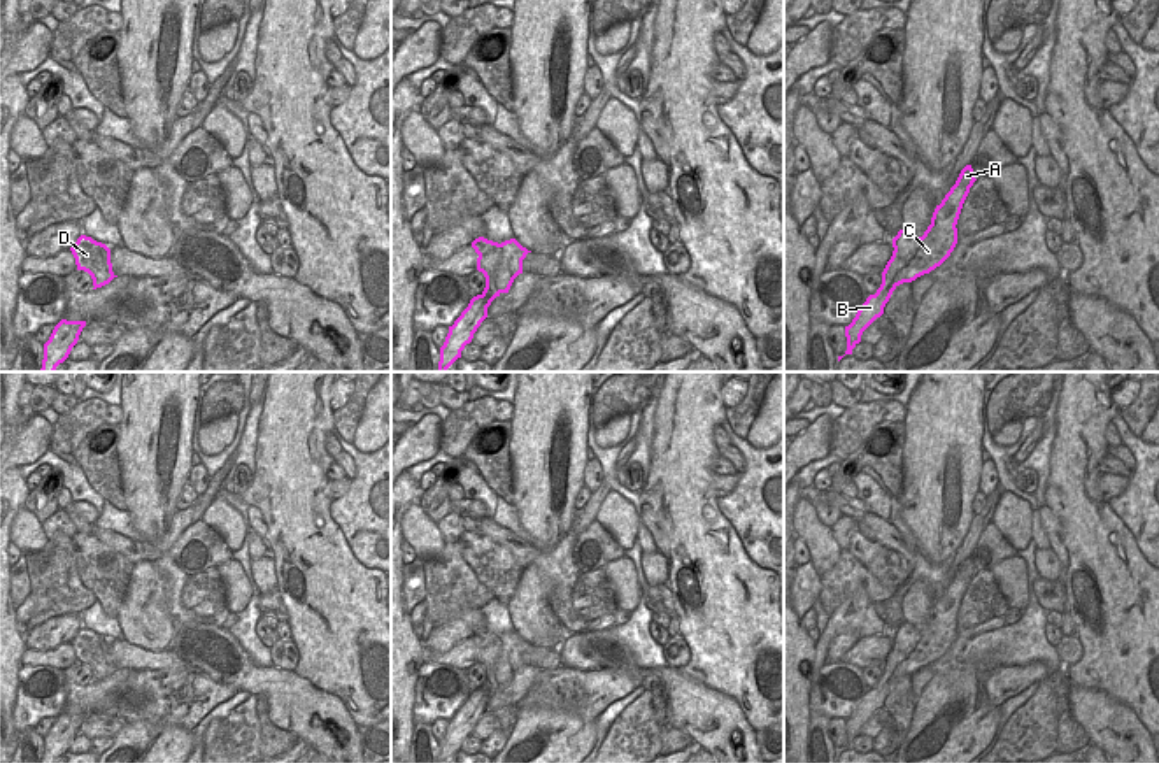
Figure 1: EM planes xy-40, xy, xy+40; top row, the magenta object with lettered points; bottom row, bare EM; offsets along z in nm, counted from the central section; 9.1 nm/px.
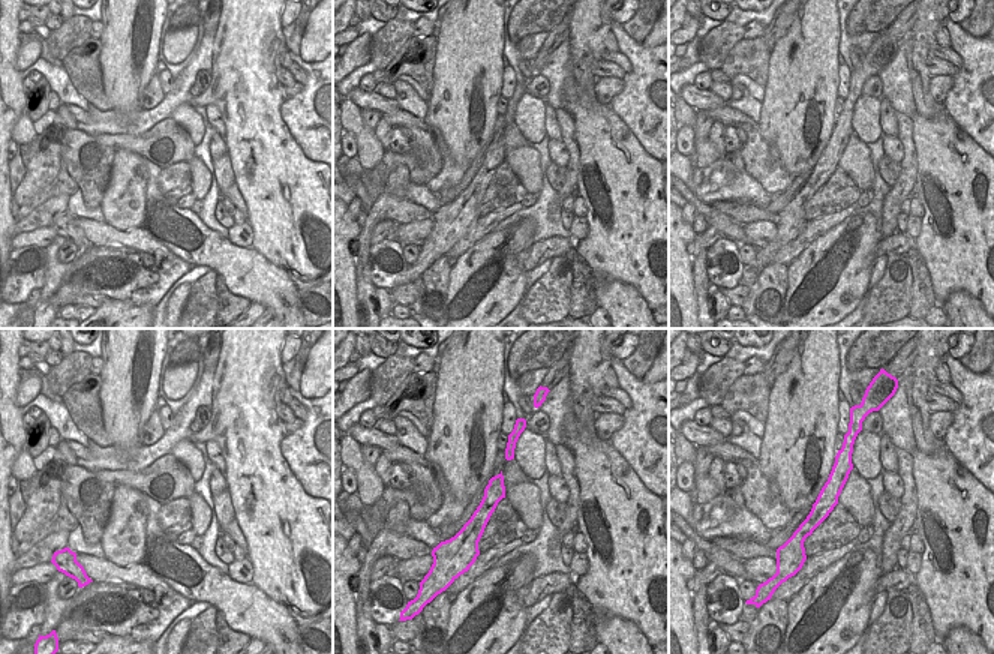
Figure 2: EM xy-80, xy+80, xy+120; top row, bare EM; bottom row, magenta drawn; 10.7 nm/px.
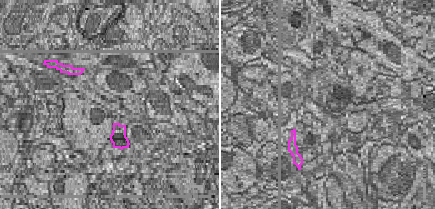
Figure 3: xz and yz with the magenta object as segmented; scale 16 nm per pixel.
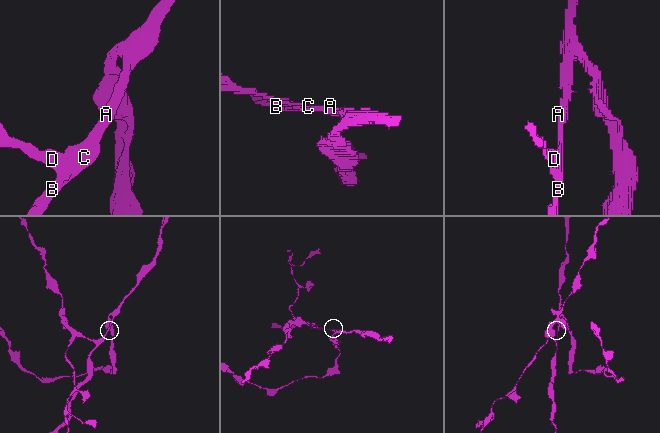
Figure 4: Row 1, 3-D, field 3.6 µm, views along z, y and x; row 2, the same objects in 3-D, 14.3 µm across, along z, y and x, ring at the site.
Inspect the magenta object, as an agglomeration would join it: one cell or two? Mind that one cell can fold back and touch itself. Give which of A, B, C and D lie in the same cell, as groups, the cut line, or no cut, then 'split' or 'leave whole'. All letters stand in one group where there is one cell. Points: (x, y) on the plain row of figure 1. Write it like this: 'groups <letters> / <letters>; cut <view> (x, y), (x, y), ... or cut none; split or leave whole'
groups A B C / D; cut xy (502, 637), (502, 651), (486, 670); split

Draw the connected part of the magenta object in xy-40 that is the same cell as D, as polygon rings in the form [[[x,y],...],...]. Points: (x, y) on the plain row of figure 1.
[[[81,628],[70,640],[77,663],[88,665],[96,670],[100,660],[109,660],[109,640],[91,630]]]

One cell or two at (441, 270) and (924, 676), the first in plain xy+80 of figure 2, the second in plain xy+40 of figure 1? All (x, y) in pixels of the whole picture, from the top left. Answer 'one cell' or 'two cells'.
one cell

